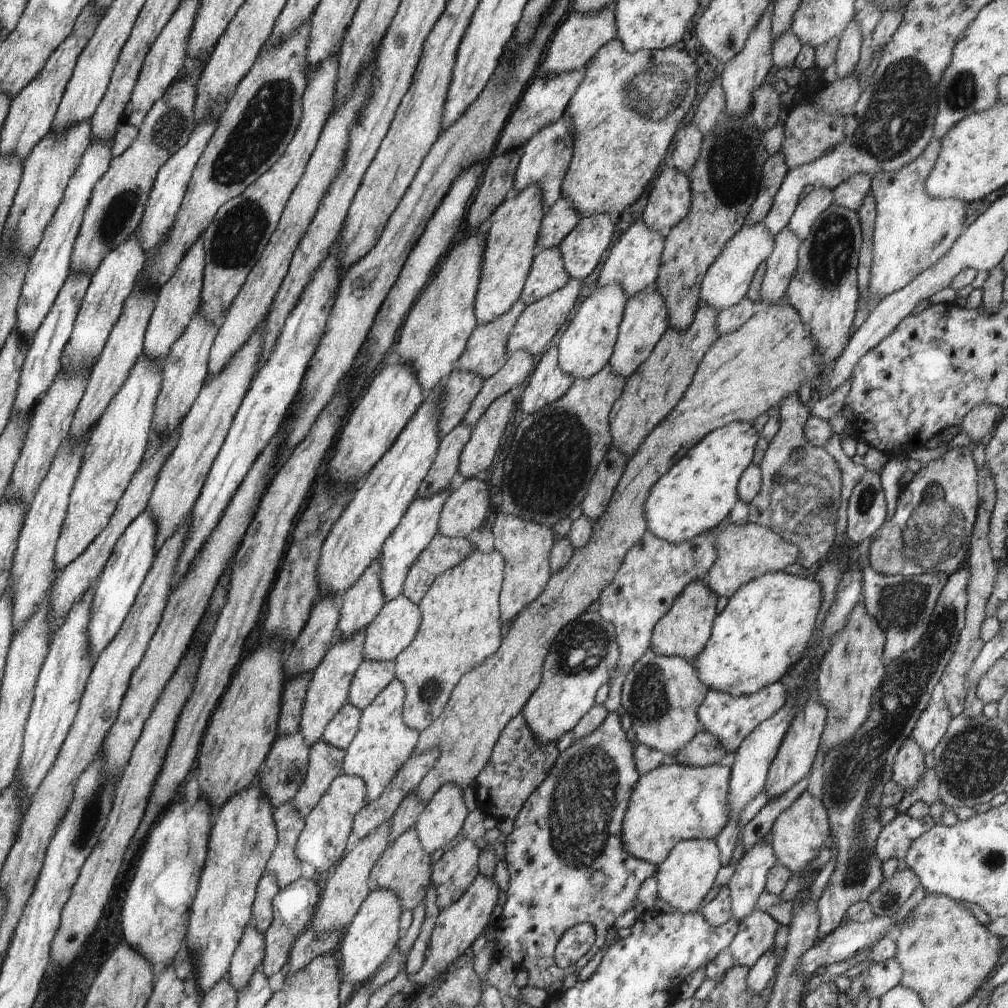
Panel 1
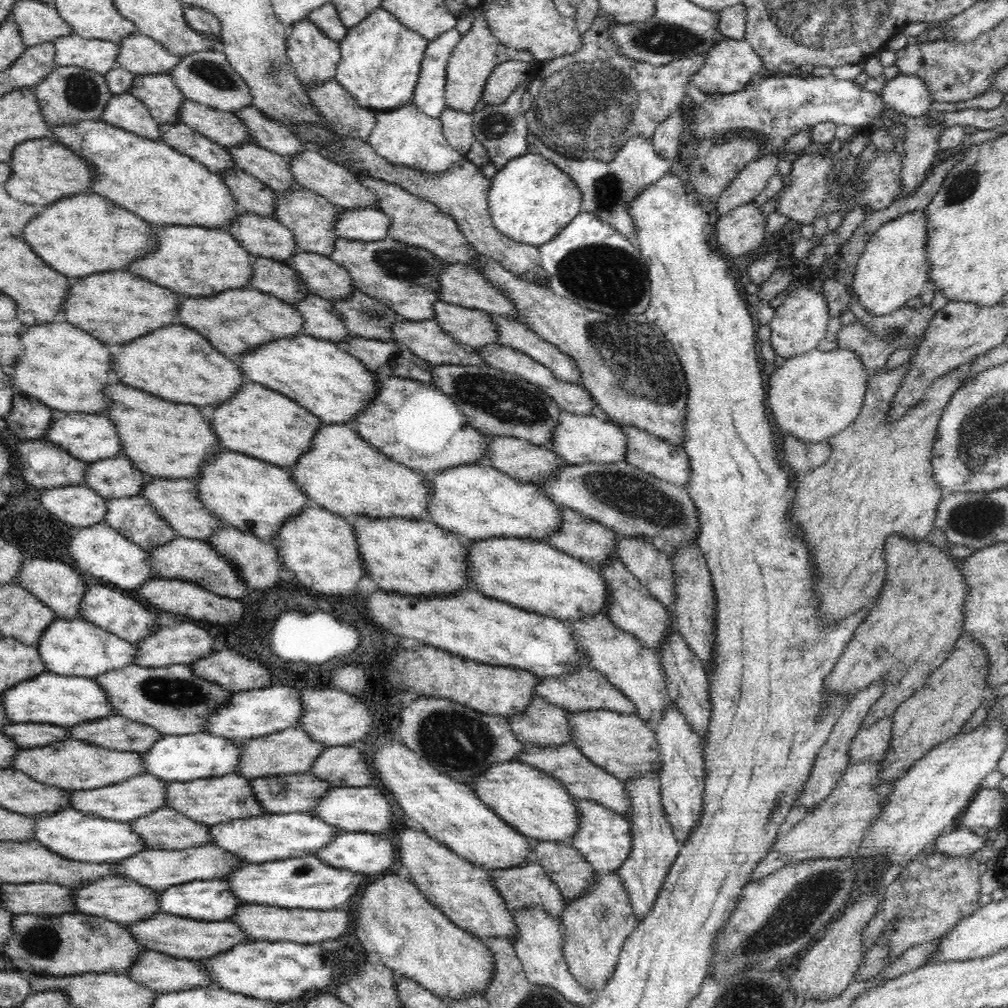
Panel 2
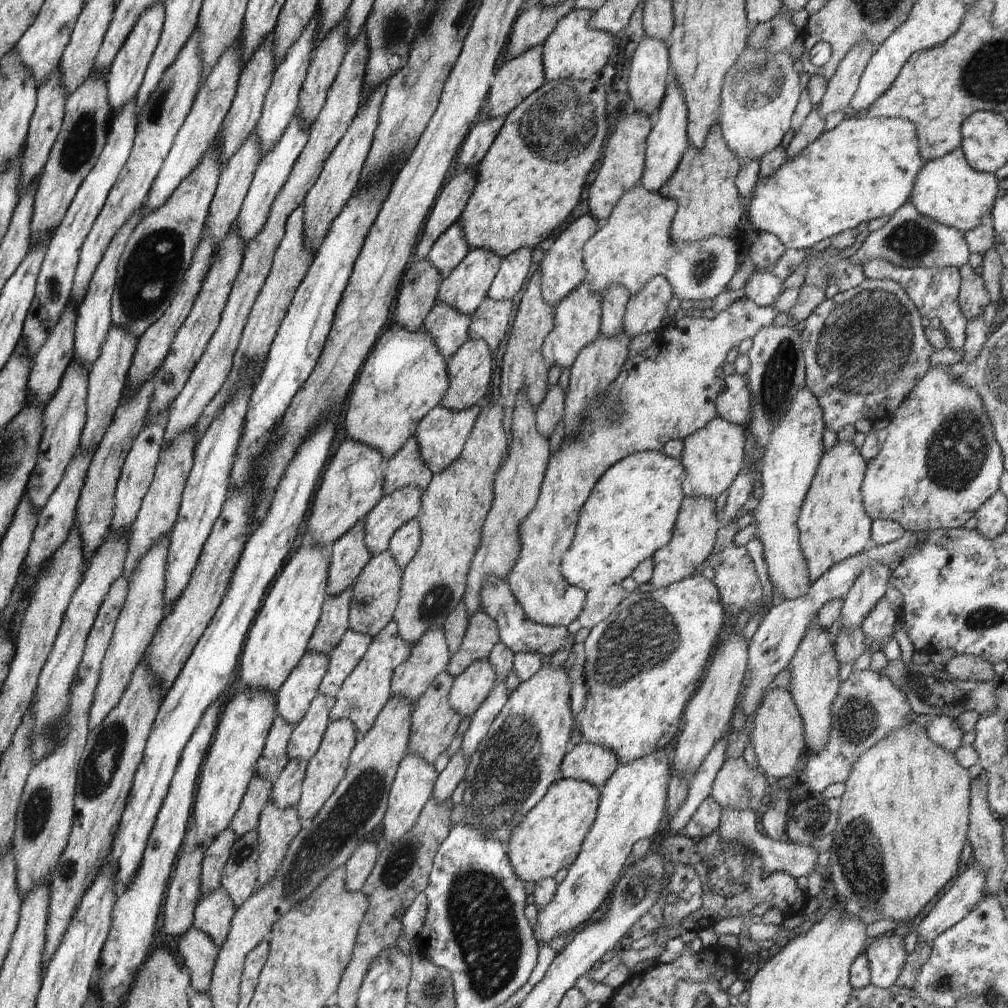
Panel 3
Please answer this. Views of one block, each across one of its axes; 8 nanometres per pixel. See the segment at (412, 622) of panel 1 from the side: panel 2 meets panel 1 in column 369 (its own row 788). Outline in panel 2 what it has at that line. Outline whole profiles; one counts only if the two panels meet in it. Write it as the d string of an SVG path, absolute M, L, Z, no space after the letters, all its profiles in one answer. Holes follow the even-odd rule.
M648 772L644 776L638 776L638 778L634 776L631 780L624 780L622 783L624 783L624 789L630 793L632 810L625 818L630 822L633 830L632 852L626 858L626 862L620 866L618 873L621 883L627 890L633 913L638 922L642 922L650 914L650 910L652 910L652 906L654 906L654 902L660 894L658 890L662 890L664 878L670 872L670 868L672 868L672 864L674 864L676 856L680 852L680 844L663 809L658 774Z

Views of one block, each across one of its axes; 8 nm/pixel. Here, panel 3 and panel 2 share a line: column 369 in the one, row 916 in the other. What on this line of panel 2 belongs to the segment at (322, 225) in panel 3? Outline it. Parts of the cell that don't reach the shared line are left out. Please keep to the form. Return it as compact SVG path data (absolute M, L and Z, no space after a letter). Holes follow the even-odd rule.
M104 876L92 882L86 882L84 886L70 886L74 893L74 905L78 912L95 917L107 918L120 925L142 922L146 918L152 918L154 914L162 912L158 907L158 892L126 877Z

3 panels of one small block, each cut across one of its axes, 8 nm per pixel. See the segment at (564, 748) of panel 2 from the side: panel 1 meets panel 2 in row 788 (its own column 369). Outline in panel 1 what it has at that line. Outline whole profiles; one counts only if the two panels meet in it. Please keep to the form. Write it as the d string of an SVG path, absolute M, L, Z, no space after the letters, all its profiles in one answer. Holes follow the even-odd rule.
M381 554L366 568L358 582L351 586L339 599L339 621L337 626L337 639L342 640L354 633L364 631L365 628L378 616L378 613L387 603L381 589L379 570Z

